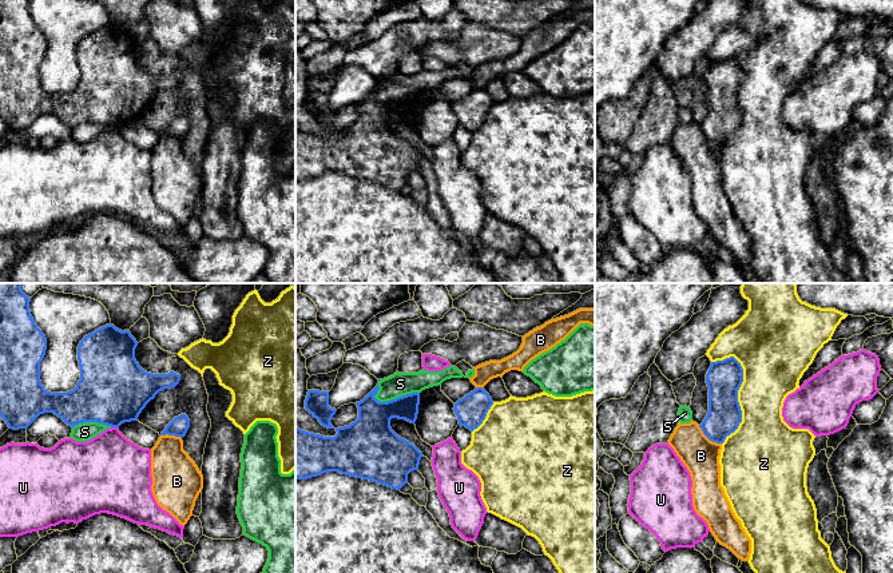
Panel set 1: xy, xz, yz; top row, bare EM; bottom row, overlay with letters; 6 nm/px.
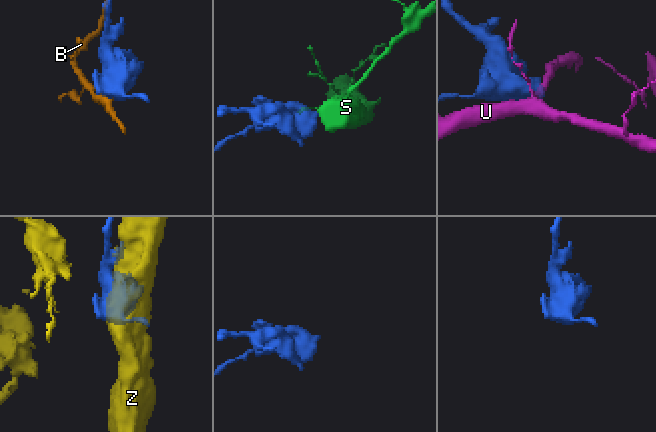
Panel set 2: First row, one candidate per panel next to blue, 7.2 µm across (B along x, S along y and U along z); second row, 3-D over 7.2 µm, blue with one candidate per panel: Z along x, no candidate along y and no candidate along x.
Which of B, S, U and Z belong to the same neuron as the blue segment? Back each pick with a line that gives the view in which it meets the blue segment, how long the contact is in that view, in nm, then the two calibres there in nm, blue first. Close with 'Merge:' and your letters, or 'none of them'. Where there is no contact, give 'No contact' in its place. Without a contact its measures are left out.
Merge: none of them

